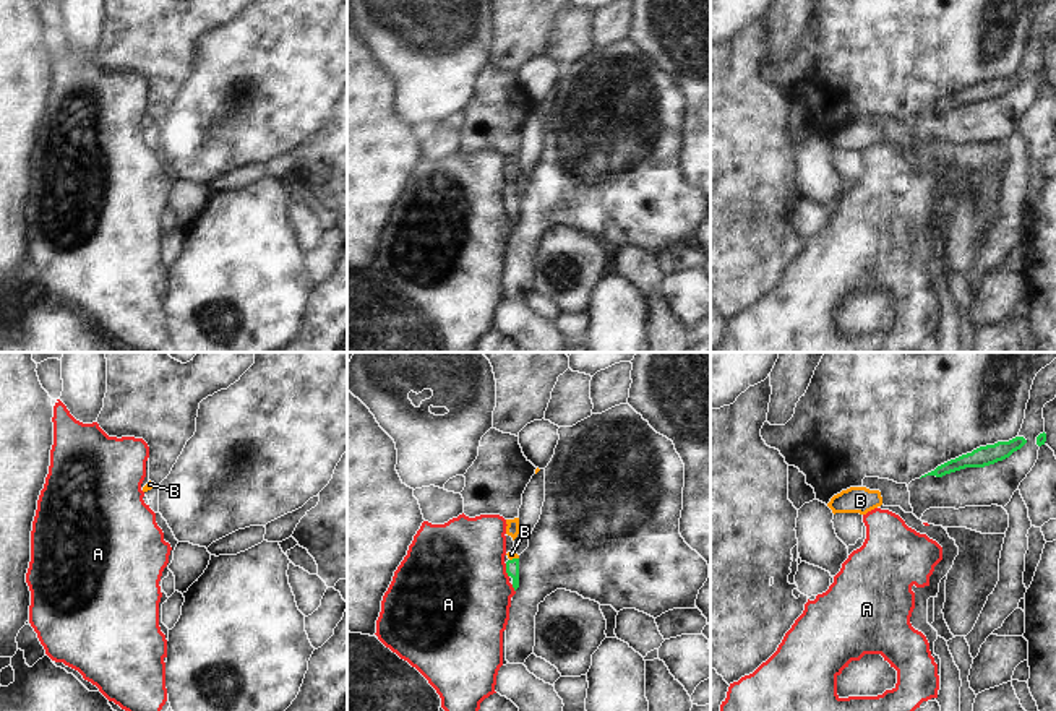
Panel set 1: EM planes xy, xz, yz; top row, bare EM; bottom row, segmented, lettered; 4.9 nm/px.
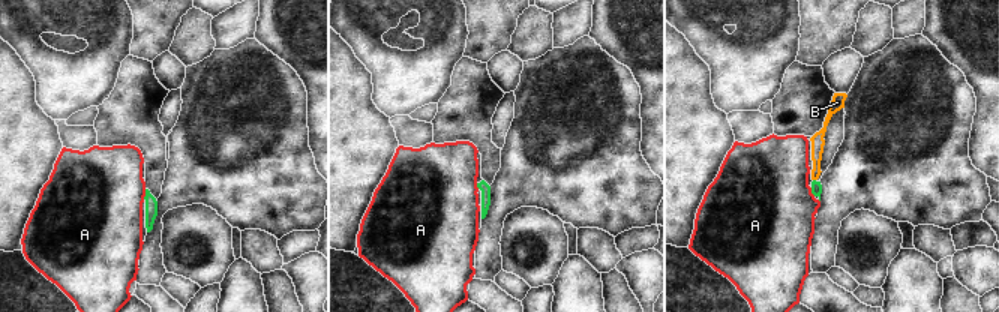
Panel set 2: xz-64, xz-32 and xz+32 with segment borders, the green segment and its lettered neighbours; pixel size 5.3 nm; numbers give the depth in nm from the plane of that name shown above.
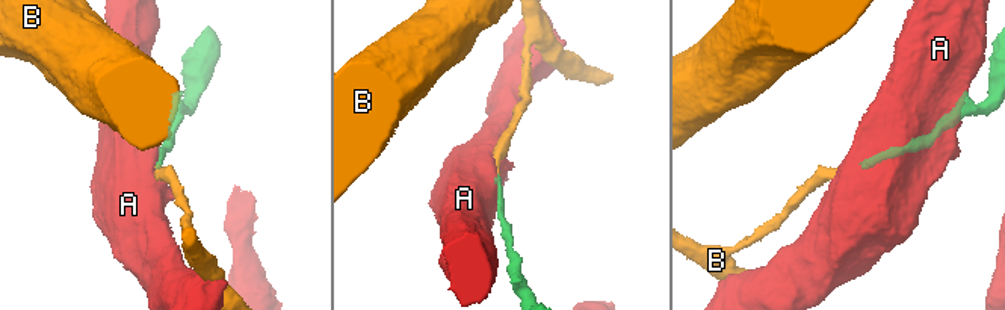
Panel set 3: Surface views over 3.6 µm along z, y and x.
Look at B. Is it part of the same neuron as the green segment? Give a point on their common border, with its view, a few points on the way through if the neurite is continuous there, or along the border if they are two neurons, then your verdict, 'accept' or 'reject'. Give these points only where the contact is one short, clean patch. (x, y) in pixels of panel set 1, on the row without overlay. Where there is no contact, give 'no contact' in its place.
contact xz (513, 195); way xz (511, 202), (513, 195), (511, 190); accept

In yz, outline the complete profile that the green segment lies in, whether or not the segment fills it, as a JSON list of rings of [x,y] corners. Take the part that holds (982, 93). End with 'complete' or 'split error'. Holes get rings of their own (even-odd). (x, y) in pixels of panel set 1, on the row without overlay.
[[[1015,73],[1009,78],[998,78],[994,81],[980,83],[972,89],[962,91],[955,96],[951,96],[938,102],[934,107],[921,114],[926,114],[926,112],[942,114],[946,110],[951,110],[965,104],[985,104],[1009,94],[1014,88],[1020,86],[1025,80],[1027,76],[1024,73]]]; complete

